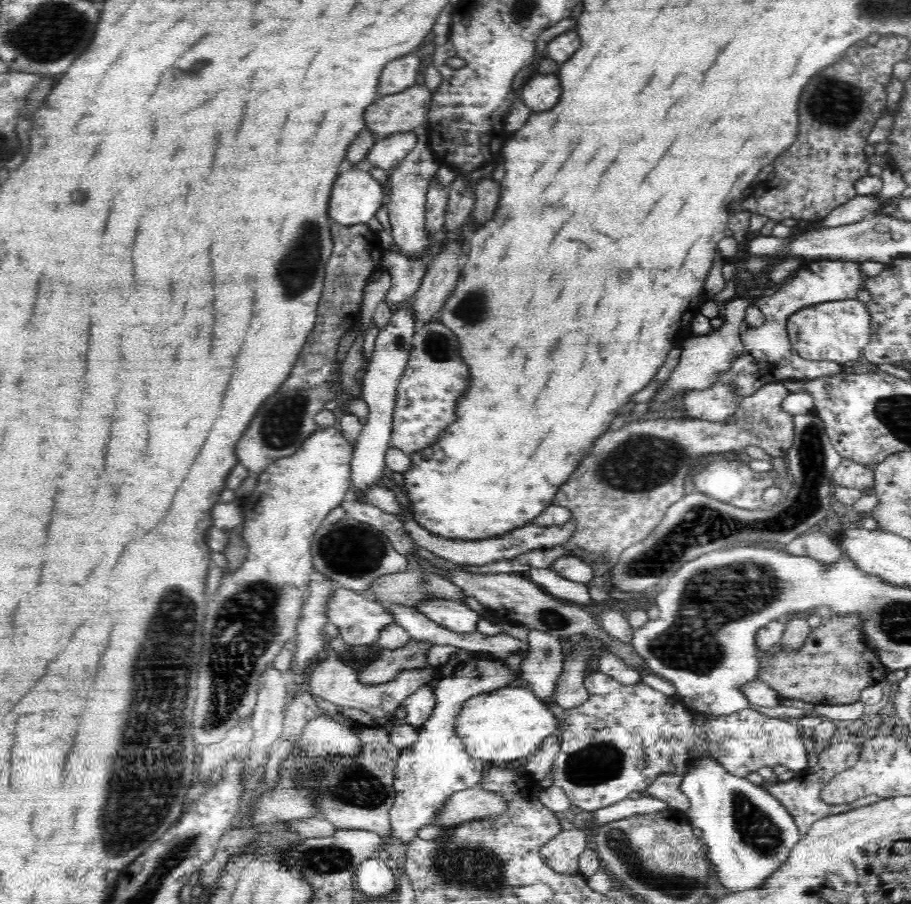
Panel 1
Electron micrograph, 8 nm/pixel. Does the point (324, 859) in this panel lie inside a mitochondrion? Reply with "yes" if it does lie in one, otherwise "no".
yes

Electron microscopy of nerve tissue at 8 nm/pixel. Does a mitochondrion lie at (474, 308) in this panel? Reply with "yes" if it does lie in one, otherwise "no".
yes

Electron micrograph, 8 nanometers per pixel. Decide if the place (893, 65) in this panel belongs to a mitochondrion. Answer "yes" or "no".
no

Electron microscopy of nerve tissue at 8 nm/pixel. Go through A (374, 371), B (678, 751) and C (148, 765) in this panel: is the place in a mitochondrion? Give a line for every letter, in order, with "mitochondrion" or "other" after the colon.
A: other
B: other
C: mitochondrion

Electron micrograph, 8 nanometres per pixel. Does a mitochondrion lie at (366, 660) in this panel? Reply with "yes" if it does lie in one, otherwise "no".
no

